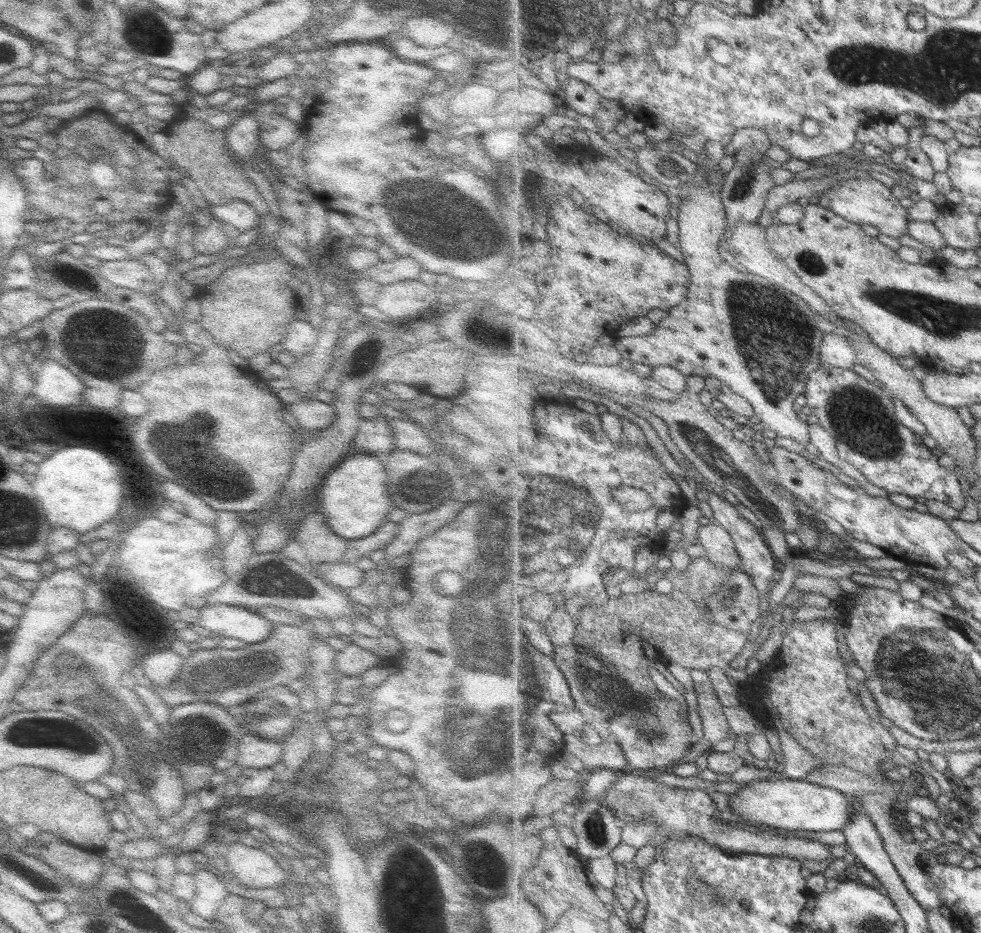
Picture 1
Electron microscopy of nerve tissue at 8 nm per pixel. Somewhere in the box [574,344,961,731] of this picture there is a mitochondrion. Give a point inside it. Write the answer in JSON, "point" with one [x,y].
{"point":[857,418]}

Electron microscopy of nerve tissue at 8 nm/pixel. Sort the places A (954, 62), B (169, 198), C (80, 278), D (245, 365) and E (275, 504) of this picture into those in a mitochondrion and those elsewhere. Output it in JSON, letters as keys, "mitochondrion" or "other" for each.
{"A":"mitochondrion","B":"other","C":"mitochondrion","D":"other","E":"other"}

